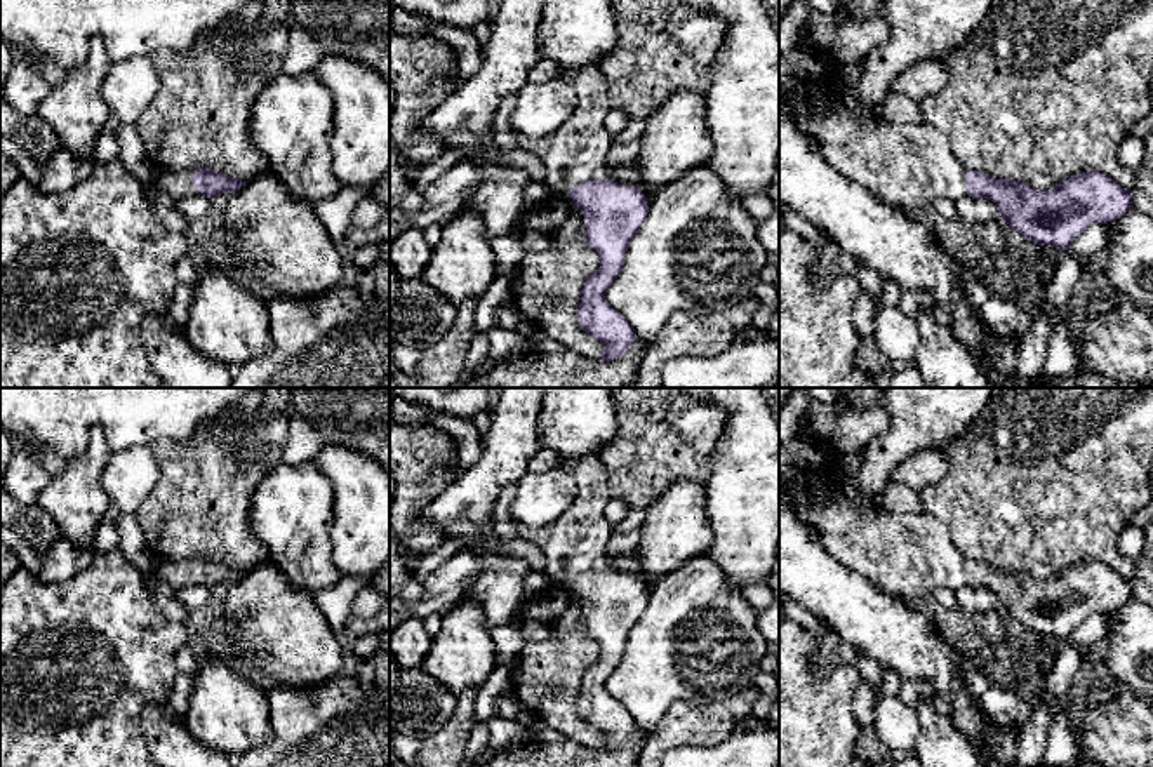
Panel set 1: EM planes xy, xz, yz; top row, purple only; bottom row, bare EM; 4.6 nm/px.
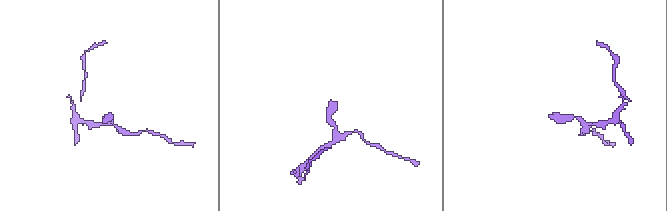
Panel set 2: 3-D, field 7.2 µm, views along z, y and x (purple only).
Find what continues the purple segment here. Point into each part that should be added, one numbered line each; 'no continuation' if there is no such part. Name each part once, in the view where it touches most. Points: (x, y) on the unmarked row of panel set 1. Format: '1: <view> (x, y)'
1: xz (579, 538)

